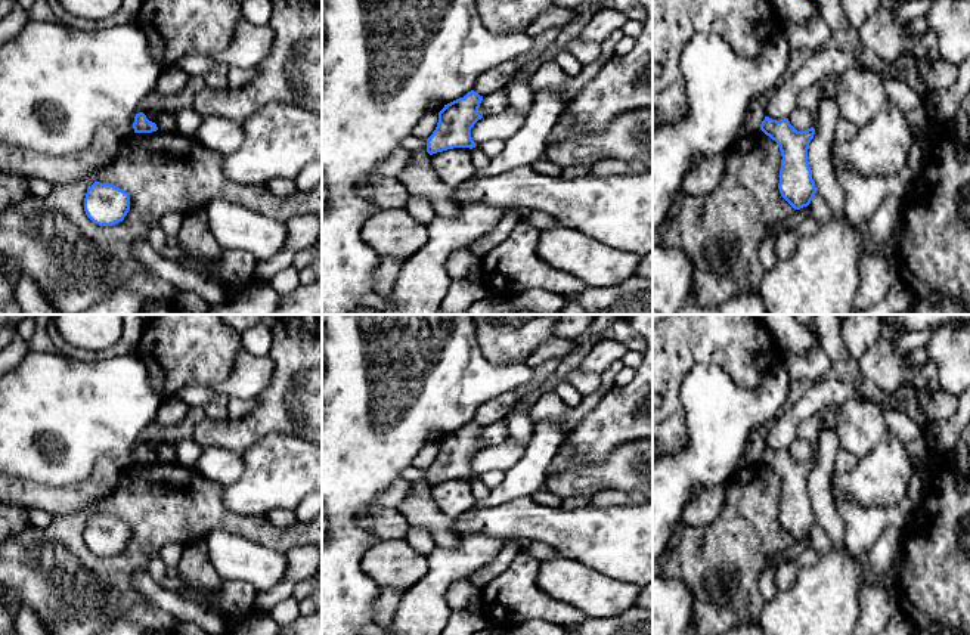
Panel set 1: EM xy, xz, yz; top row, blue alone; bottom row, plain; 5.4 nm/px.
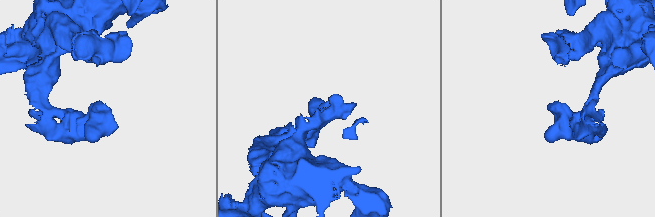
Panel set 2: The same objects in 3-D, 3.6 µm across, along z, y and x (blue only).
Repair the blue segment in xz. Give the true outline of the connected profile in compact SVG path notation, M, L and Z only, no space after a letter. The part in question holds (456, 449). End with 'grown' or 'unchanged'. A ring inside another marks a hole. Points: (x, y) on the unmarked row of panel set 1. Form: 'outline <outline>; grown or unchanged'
outline M474 421L468 422L438 443L438 453L433 465L427 470L430 486L453 478L475 478L471 459L483 449L478 443L483 427Z; unchanged

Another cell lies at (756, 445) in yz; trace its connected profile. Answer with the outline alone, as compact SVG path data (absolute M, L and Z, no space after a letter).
M753 430L750 434L747 450L740 462L740 468L749 467L750 464L760 461L760 455L765 450L765 447L765 431Z

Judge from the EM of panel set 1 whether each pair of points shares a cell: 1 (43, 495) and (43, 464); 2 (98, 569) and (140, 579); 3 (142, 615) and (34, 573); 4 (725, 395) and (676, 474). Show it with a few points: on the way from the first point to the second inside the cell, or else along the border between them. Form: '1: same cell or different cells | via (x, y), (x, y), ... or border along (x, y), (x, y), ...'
1: different cells | border along (15, 477), (24, 482), (53, 486), (77, 483)
2: different cells | border along (146, 566), (132, 576), (132, 584), (152, 603)
3: different cells | border along (151, 603), (133, 606), (117, 619)
4: same cell | via (719, 414), (718, 433), (696, 455)

